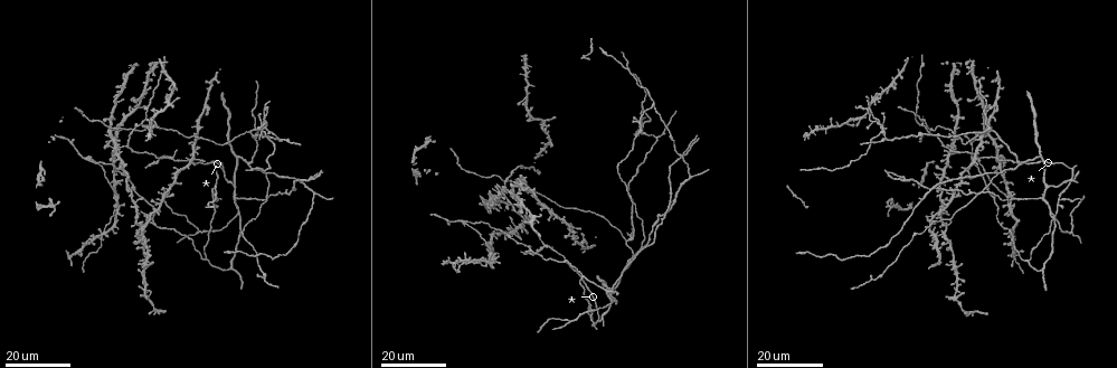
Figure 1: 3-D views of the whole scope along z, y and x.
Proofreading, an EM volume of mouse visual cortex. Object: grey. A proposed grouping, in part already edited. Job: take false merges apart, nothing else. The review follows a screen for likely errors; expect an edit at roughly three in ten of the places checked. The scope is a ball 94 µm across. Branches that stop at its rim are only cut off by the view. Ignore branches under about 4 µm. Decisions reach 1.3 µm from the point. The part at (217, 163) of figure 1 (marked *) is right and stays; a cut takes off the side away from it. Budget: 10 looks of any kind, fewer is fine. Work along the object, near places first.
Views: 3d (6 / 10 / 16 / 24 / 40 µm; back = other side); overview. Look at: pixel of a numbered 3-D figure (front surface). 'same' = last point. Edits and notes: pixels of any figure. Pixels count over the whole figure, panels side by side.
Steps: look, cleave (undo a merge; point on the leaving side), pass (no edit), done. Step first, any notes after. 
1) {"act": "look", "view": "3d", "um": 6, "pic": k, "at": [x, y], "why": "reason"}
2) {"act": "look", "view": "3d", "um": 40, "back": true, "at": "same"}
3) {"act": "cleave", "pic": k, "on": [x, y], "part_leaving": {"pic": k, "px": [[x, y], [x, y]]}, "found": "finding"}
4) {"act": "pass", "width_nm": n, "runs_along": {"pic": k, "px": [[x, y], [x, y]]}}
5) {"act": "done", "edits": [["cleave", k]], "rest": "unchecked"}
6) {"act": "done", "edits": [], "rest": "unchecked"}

{"act": "look", "view": "3d", "um": 24, "pic": 1, "at": [240, 214], "why": "a fork"}

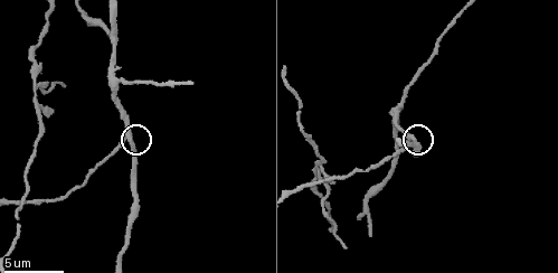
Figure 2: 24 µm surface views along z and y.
{"act": "look", "view": "3d", "um": 10, "pic": 2, "at": [129, 136]}

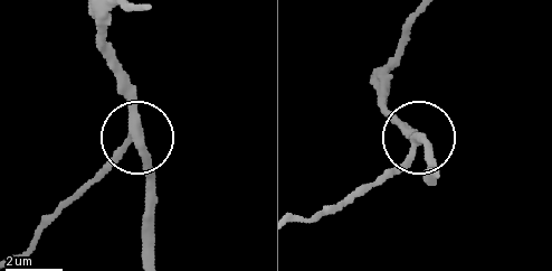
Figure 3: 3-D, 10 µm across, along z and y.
{"act": "pass", "runs_along": {"pic": 3, "px": [[376, 82], [415, 134], [415, 147], [371, 187]]}, "found": "all the same neuron"}

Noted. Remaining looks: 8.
{"act": "look", "view": "3d", "um": 16, "pic": 1, "at": [1020, 164], "why": "a fork"}

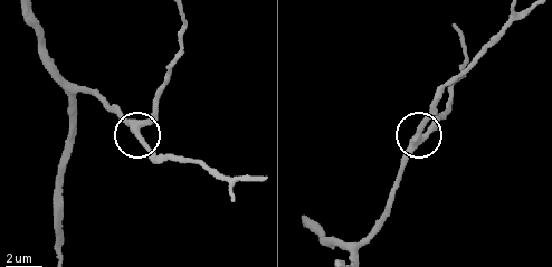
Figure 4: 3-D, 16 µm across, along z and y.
{"act": "look", "view": "3d", "um": 6, "pic": 4, "at": [421, 136]}

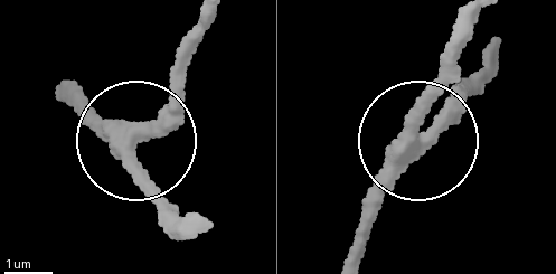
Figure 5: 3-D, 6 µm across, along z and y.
{"act": "look", "view": "3d", "um": 6, "back": true, "pic": 5, "at": [133, 145]}

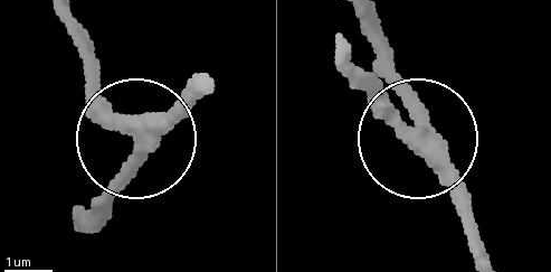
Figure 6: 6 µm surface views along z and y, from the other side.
{"act": "pass", "width_nm": 350, "runs_along": {"pic": 6, "px": [[490, 259], [469, 198], [417, 139], [381, 58]]}, "found": "one neuron here"}

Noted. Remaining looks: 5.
{"act": "look", "view": "3d", "um": 16, "pic": 2, "at": [36, 87], "why": "side arm on a straight run"}

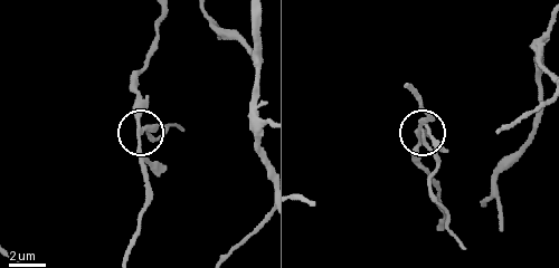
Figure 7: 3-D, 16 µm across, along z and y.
{"act": "look", "view": "3d", "um": 6, "pic": 7, "at": [138, 131]}

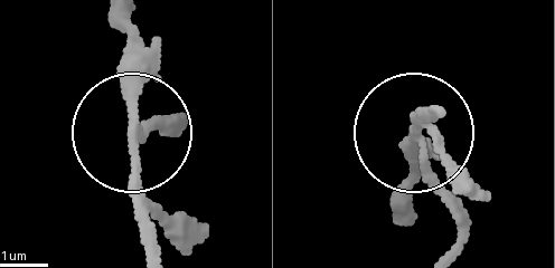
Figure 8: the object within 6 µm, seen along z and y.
{"act": "cleave", "pic": 8, "on": [171, 134], "width_nm": 190, "found": "a second neuron is stuck on"}

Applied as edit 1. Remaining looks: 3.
{"act": "look", "view": "overview"}

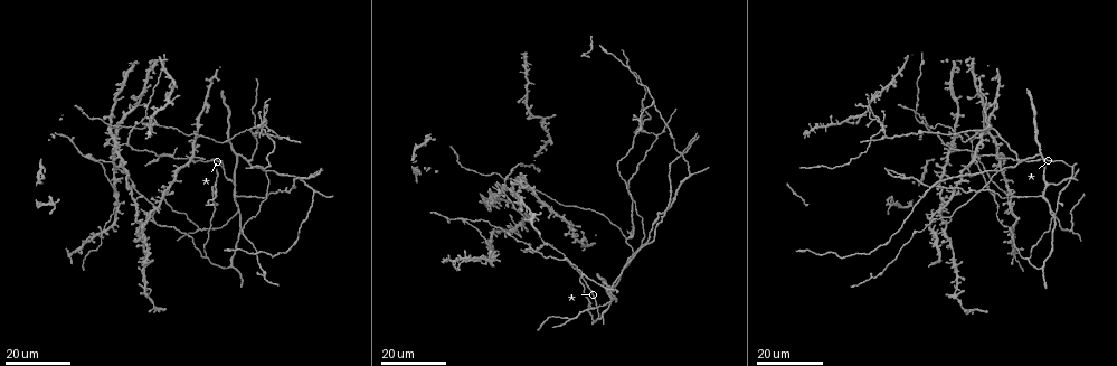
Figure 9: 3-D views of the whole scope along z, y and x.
{"act": "look", "view": "3d", "um": 24, "pic": 9, "at": [1028, 257]}

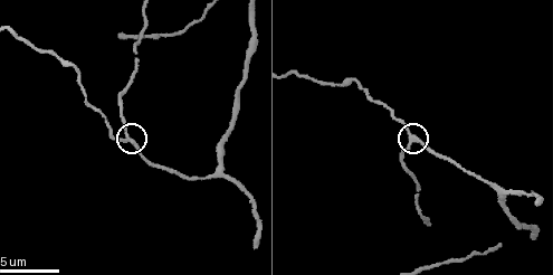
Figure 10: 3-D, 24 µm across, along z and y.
{"act": "look", "view": "3d", "um": 6, "pic": 10, "at": [410, 136]}

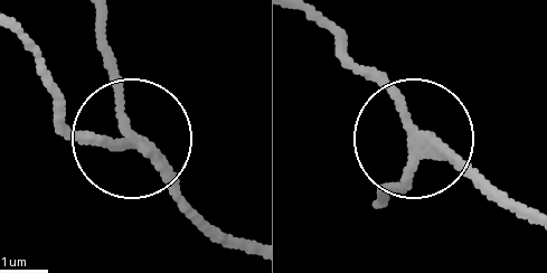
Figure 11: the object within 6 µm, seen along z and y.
{"act": "pass", "width_nm": 200, "found": "continuous, no second neuron"}

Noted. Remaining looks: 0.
{"act": "done", "edits": [["cleave", 8]], "rest": "unchecked"}

